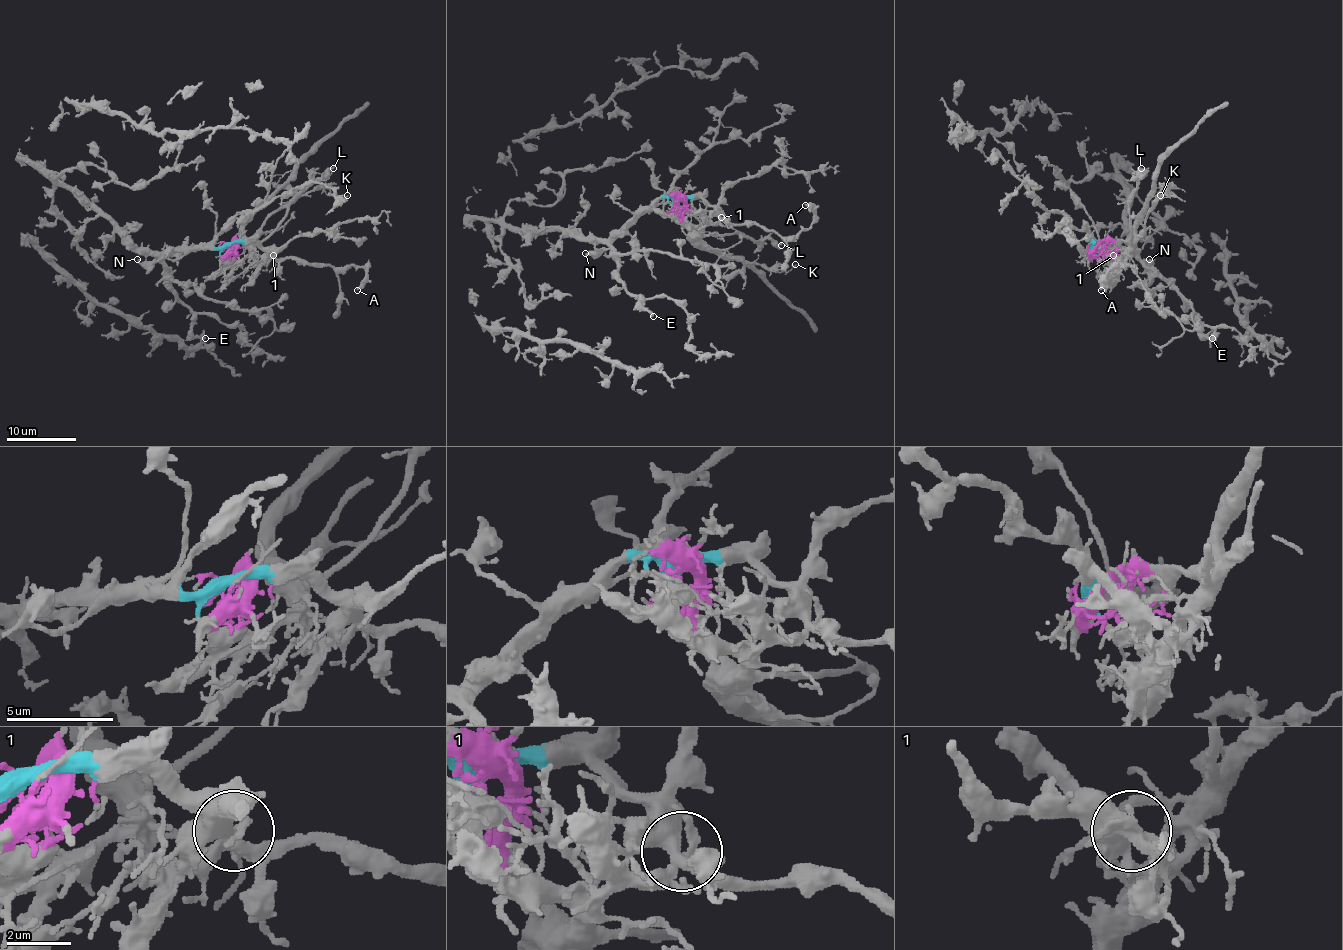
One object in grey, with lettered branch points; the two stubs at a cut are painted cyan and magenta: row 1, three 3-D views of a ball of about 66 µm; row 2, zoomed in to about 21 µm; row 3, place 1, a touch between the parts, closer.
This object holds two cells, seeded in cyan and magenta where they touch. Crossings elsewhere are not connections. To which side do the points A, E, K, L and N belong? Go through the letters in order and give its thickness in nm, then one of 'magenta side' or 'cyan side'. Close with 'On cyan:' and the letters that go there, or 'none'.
A: 320 nm | cyan side
E: 190 nm | cyan side
K: 140 nm | magenta side
L: 320 nm | magenta side
N: 200 nm | cyan side
On cyan: A, E, N

